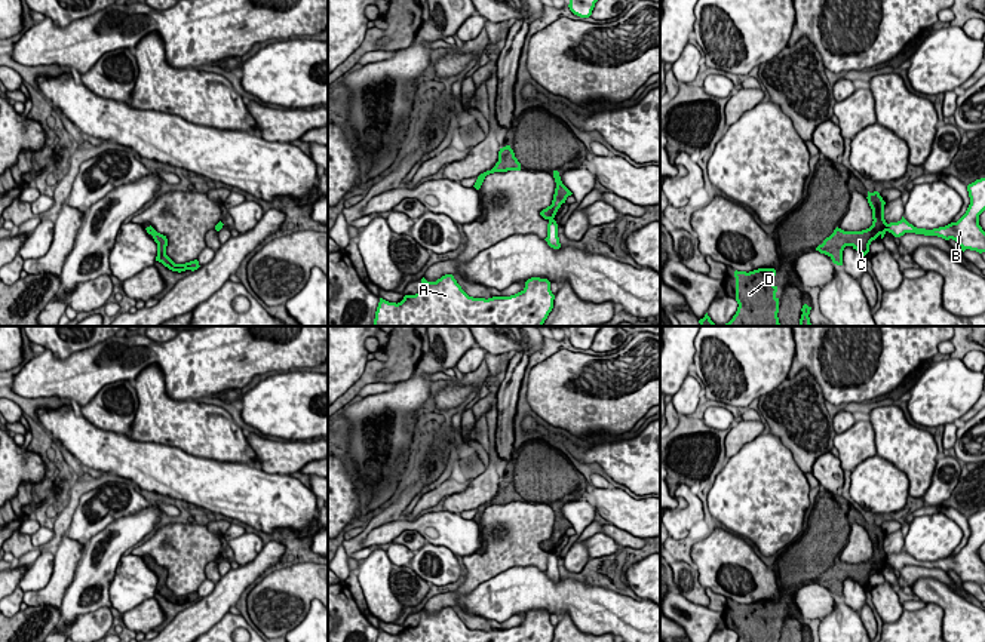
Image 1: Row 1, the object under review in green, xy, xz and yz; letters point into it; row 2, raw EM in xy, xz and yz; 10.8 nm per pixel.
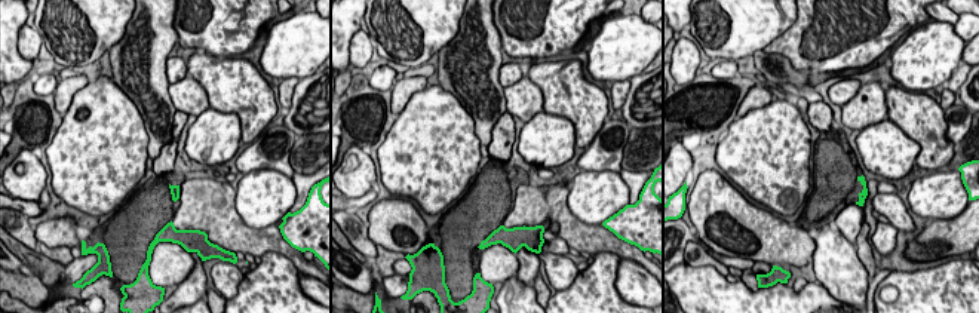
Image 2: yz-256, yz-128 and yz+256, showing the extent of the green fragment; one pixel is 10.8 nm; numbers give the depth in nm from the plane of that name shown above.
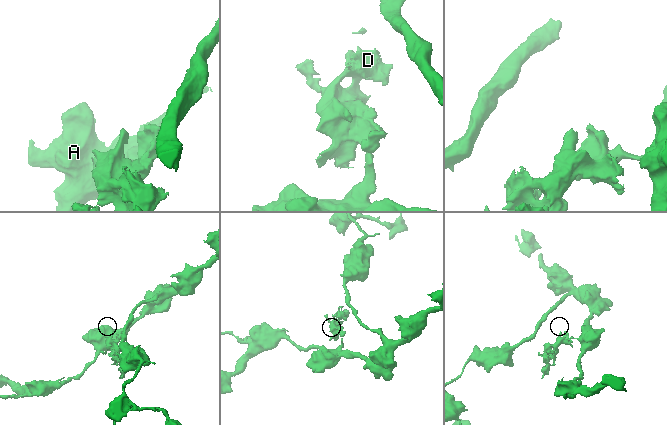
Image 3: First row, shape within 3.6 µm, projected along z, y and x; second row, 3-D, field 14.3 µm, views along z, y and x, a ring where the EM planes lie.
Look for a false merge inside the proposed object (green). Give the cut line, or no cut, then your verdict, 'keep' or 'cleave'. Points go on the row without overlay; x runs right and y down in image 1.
cut yz (887, 556), (884, 562); cleave

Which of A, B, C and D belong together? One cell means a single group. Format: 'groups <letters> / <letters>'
groups A B / C D

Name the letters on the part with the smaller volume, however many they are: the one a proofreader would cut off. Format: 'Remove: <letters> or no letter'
Remove: C, D

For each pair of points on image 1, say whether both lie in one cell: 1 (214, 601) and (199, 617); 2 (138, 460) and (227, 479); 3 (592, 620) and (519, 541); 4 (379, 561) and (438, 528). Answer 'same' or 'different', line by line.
1: same
2: same
3: different
4: different

